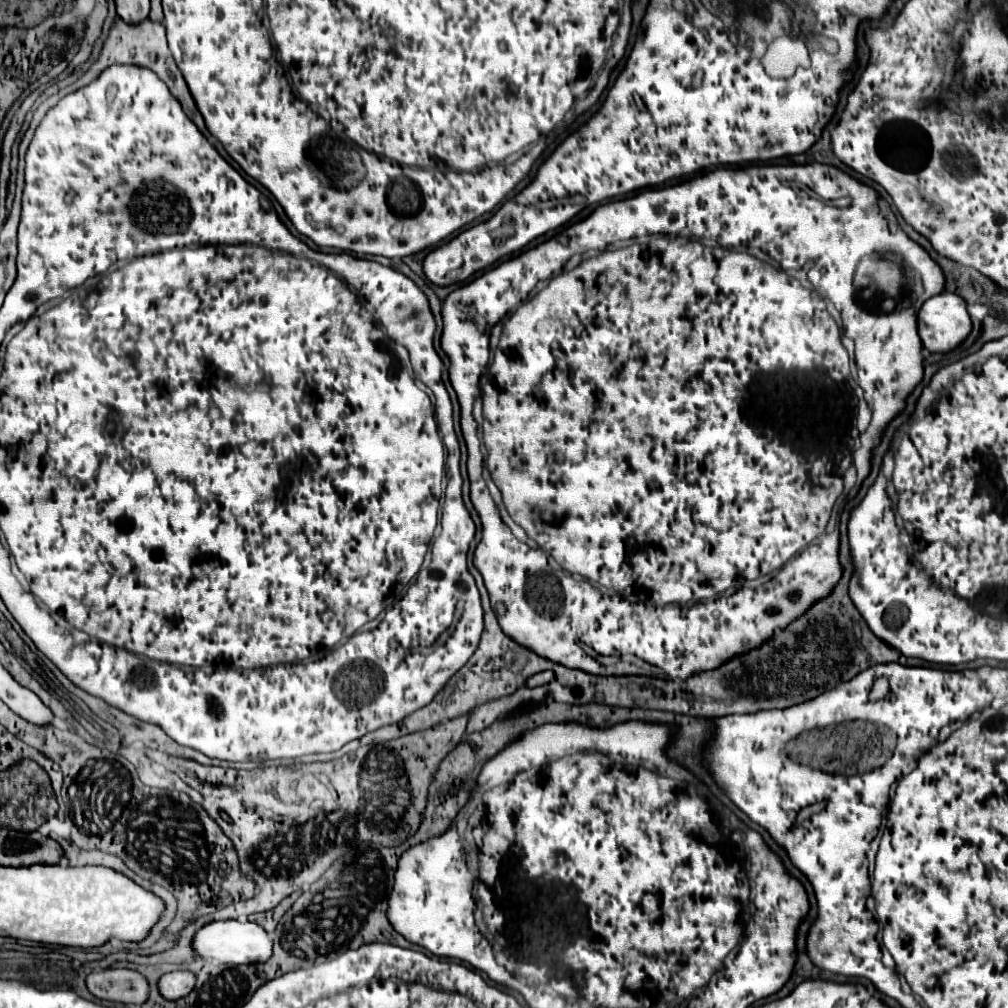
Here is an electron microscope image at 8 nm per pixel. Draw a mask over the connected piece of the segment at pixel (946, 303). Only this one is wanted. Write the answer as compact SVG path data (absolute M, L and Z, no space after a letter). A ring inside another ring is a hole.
M940 293L928 299L918 315L918 333L932 353L956 349L972 331L966 301L954 293Z

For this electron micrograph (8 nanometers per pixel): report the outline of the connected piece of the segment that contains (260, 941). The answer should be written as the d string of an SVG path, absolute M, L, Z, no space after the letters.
M234 919L210 921L194 933L192 951L200 957L216 959L226 965L242 965L242 963L254 965L266 961L272 955L272 939L260 925L252 921L234 921Z

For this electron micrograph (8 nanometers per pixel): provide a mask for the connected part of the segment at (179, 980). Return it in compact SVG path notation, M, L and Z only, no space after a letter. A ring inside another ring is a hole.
M174 971L174 973L166 973L160 979L160 993L166 999L180 999L186 997L186 993L190 993L196 985L196 977L192 971Z

